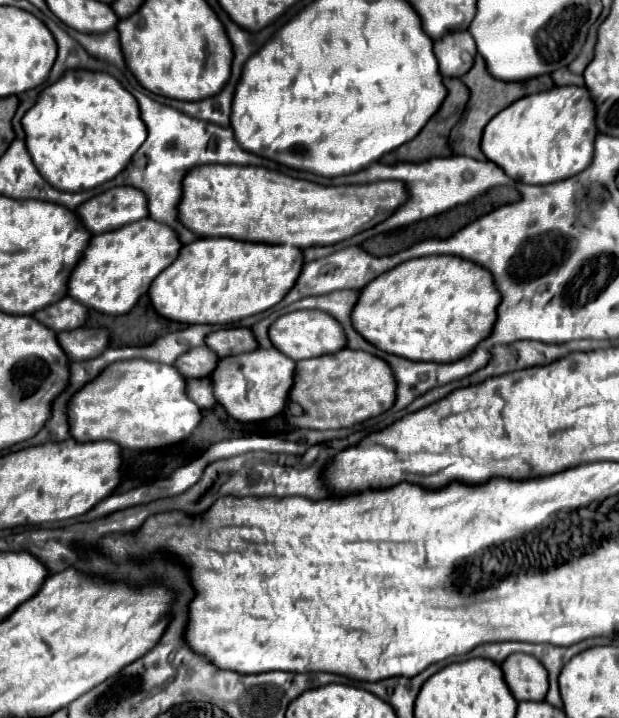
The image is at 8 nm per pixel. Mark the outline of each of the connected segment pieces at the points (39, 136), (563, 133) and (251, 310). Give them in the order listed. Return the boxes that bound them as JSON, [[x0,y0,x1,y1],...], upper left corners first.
[[23,70,147,192],[481,86,595,184],[149,238,303,324]]

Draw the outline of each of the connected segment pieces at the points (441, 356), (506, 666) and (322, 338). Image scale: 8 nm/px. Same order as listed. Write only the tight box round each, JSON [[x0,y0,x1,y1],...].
[[351,256,501,362],[501,654,547,700],[269,310,345,362]]

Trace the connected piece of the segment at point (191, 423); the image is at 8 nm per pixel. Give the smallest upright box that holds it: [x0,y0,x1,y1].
[67,360,201,450]

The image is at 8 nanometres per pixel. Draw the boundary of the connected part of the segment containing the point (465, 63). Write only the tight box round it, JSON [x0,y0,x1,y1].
[433,32,475,76]

